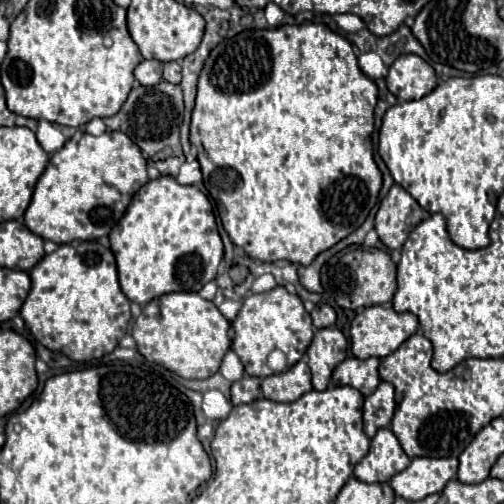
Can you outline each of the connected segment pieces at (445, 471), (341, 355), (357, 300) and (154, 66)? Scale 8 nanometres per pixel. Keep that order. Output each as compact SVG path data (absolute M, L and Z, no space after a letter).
M412 458L410 466L398 472L390 486L398 496L408 502L422 500L430 494L440 492L448 480L456 478L458 458Z
M330 326L314 334L312 344L306 350L308 366L312 370L314 390L326 390L332 370L346 358L346 350L348 342L338 328Z
M352 246L344 252L338 252L330 260L312 262L310 266L298 268L300 282L310 292L322 293L326 290L334 296L336 304L348 310L356 310L362 306L388 304L396 292L396 264L390 254L380 248L358 248Z
M142 60L136 66L134 76L142 86L156 86L162 80L162 62L158 62L158 60Z

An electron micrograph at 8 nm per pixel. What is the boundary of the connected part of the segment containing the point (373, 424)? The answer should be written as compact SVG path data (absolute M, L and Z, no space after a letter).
M380 382L378 388L366 396L364 400L364 432L368 438L374 438L374 434L388 426L394 416L394 386L390 382Z

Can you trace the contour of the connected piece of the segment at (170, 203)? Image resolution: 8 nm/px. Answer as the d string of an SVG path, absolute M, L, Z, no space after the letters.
M160 176L144 184L134 194L128 210L110 232L110 248L118 266L118 282L128 300L146 304L170 292L200 292L204 284L216 278L220 260L224 256L222 238L216 228L216 218L210 200L196 186L182 186L170 176Z

